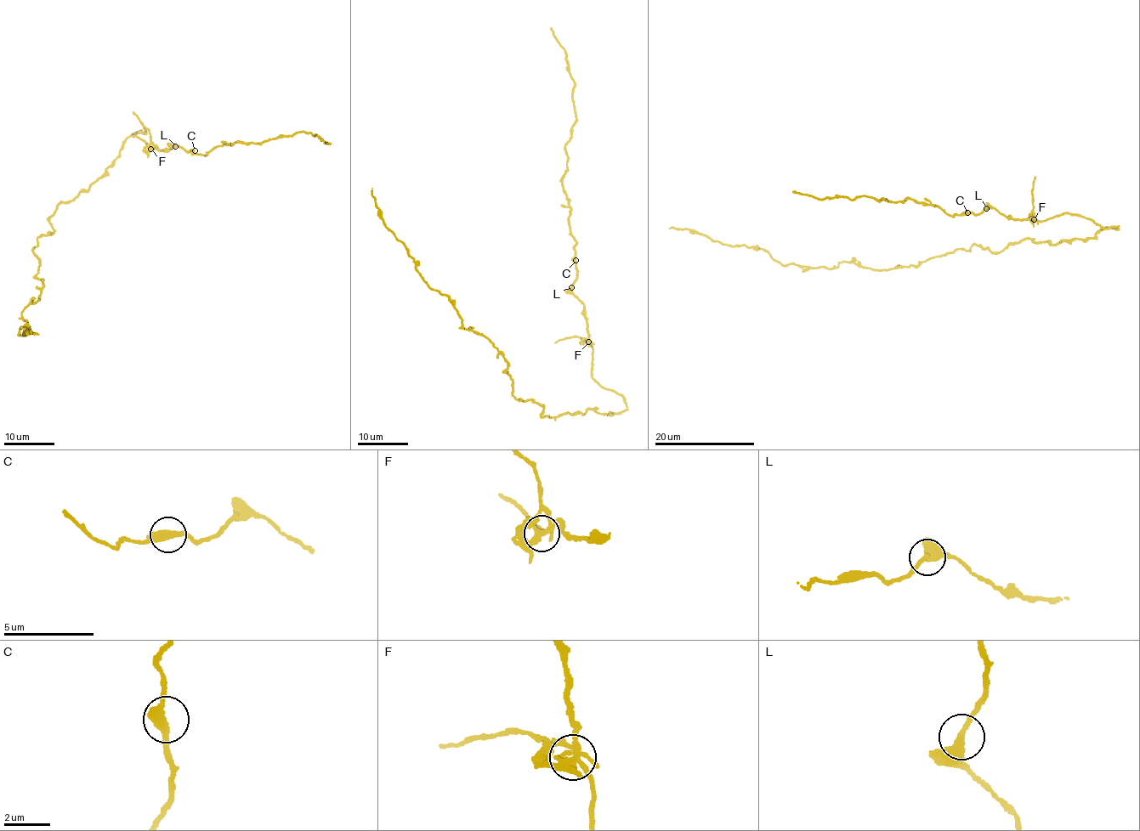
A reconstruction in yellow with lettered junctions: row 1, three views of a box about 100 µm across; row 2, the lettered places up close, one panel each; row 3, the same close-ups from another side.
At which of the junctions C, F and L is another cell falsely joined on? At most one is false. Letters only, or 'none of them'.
F

